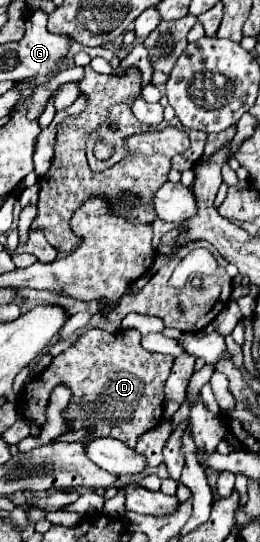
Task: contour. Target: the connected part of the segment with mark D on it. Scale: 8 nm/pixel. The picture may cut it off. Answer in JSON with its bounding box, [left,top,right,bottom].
[18,329,174,447]

